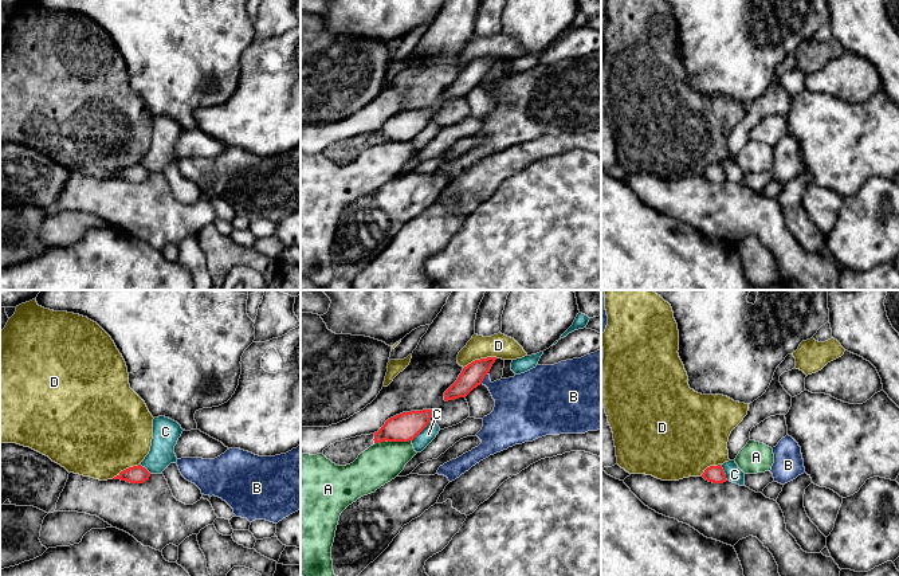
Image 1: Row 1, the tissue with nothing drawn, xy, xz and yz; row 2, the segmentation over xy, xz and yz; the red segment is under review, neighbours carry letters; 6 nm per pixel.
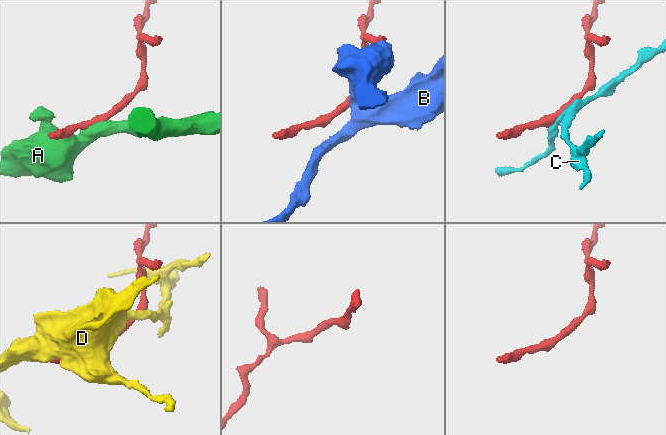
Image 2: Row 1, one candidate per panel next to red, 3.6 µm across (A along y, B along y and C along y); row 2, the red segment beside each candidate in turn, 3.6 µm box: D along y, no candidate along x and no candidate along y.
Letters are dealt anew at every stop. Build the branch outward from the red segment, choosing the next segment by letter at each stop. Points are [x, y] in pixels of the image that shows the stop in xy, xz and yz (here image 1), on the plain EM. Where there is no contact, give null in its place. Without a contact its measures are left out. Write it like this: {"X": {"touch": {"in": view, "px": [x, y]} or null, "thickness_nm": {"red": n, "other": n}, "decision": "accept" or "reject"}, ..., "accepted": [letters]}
{"A": {"touch": {"in": "xz", "px": [399, 140]}, "thickness_nm": {"red": 170, "other": 240}, "decision": "reject"}, "B": {"touch": {"in": "xz", "px": [483, 77]}, "thickness_nm": {"red": 140, "other": 280}, "decision": "reject"}, "C": {"touch": {"in": "xz", "px": [421, 129]}, "thickness_nm": {"red": 170, "other": 90}, "decision": "reject"}, "D": {"touch": {"in": "xz", "px": [481, 58]}, "thickness_nm": {"red": 140, "other": 140}, "decision": "reject"}, "accepted": []}

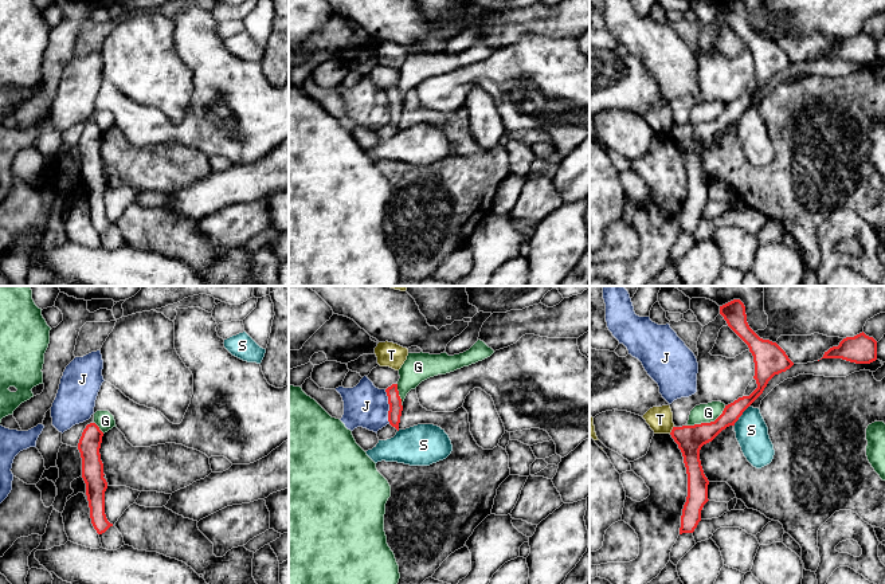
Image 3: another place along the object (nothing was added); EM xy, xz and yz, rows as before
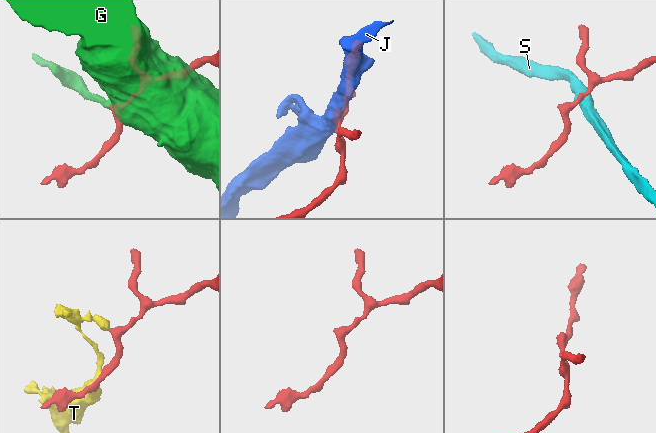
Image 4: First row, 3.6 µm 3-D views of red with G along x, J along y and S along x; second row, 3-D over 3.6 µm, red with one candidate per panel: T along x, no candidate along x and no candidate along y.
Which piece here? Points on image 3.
{"G": {"touch": {"in": "yz", "px": [707, 122]}, "thickness_nm": {"red": 160, "other": 110}, "decision": "reject"}, "J": {"touch": {"in": "xz", "px": [390, 106]}, "thickness_nm": {"red": 80, "other": 260}, "decision": "reject"}, "S": {"touch": {"in": "yz", "px": [741, 113]}, "thickness_nm": {"red": 120, "other": 190}, "decision": "reject"}, "T": {"touch": {"in": "yz", "px": [672, 129]}, "thickness_nm": {"red": 160, "other": 150}, "decision": "reject"}, "accepted": []}

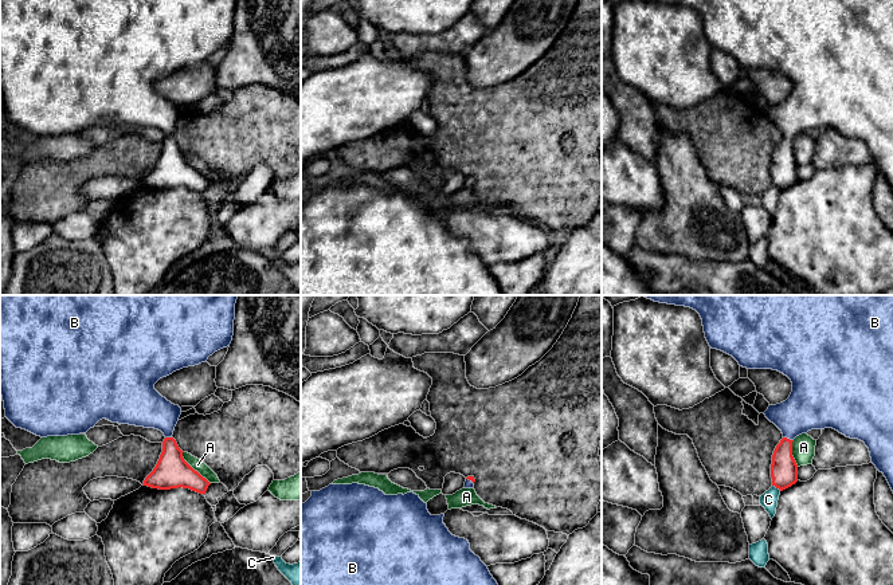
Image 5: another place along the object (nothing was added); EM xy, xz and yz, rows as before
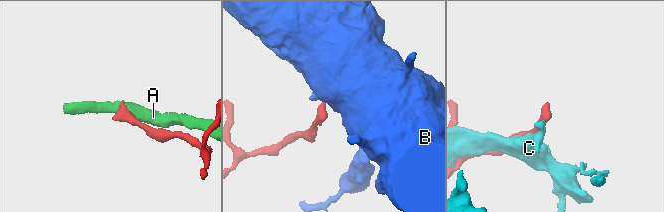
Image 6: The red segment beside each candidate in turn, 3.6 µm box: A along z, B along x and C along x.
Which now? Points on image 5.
{"A": {"touch": {"in": "xy", "px": [192, 168]}, "thickness_nm": {"red": 200, "other": 70}, "decision": "reject"}, "B": {"touch": {"in": "yz", "px": [788, 138]}, "thickness_nm": {"red": 160, "other": 280}, "decision": "accept"}, "C": {"touch": {"in": "yz", "px": [776, 187]}, "thickness_nm": {"red": 160, "other": 100}, "decision": "reject"}, "accepted": ["B"]}

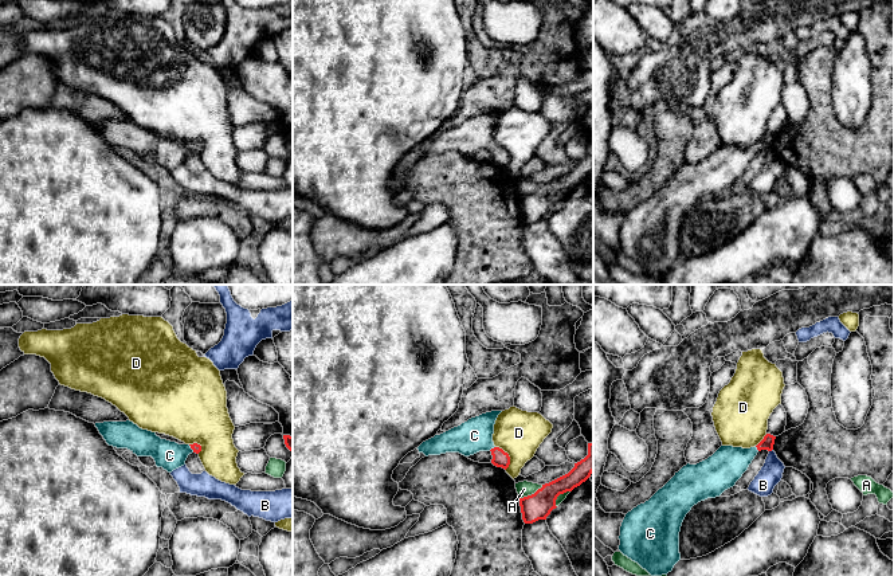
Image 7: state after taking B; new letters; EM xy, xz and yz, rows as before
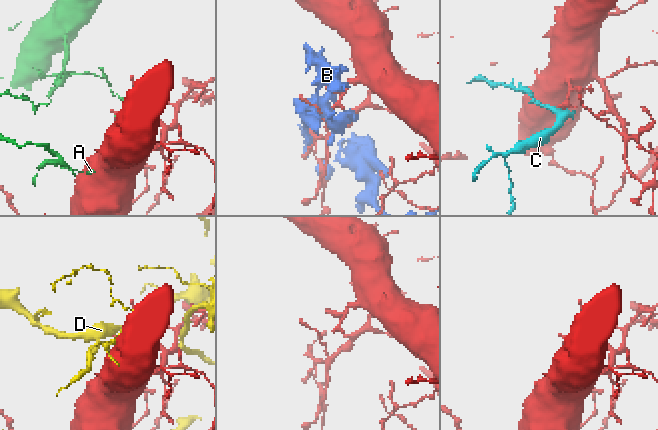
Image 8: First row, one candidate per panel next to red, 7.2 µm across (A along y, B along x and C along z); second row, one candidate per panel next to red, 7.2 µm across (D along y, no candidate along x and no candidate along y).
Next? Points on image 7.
{"A": {"touch": {"in": "xz", "px": [532, 194]}, "thickness_nm": {"red": 160, "other": 90}, "decision": "reject"}, "B": {"touch": {"in": "yz", "px": [771, 149]}, "thickness_nm": {"red": 80, "other": 140}, "decision": "reject"}, "C": {"touch": {"in": "xz", "px": [491, 148]}, "thickness_nm": {"red": 100, "other": 200}, "decision": "accept"}, "D": {"touch": {"in": "xz", "px": [508, 155]}, "thickness_nm": {"red": 100, "other": 280}, "decision": "reject"}, "accepted": ["C"]}

